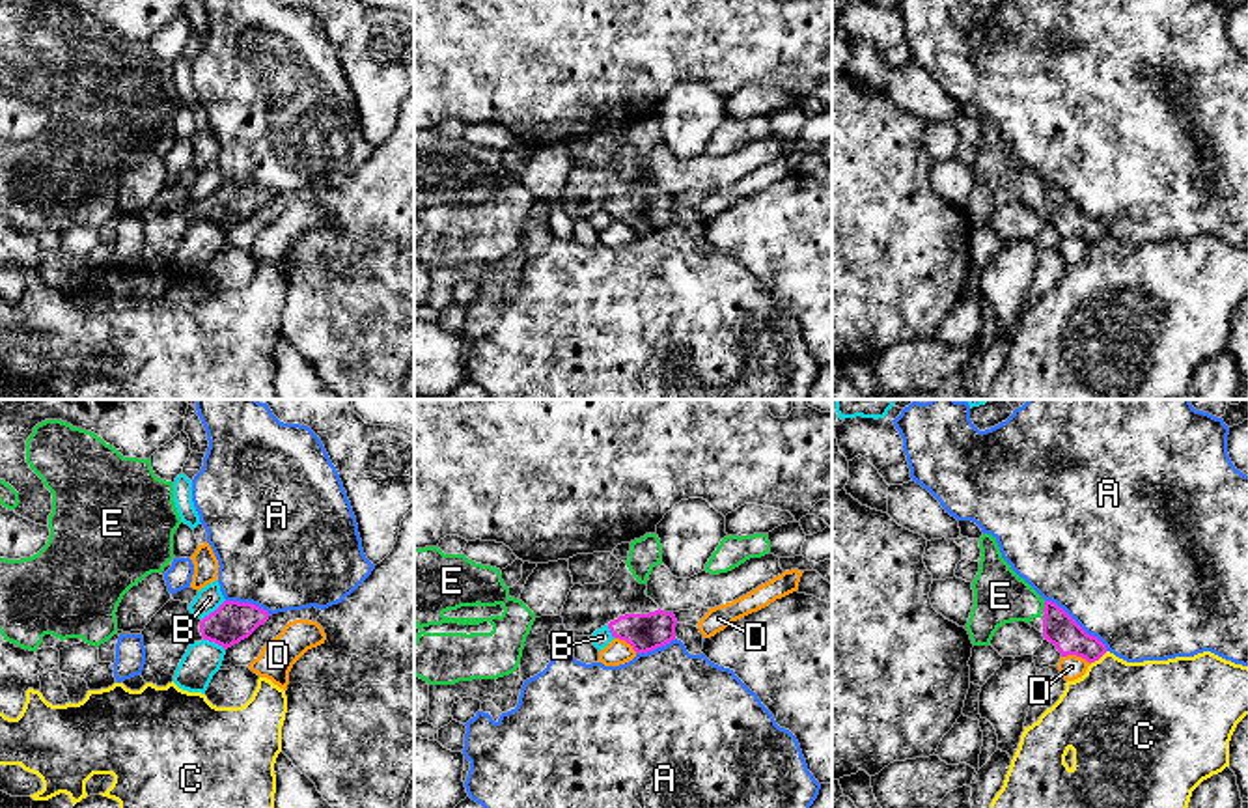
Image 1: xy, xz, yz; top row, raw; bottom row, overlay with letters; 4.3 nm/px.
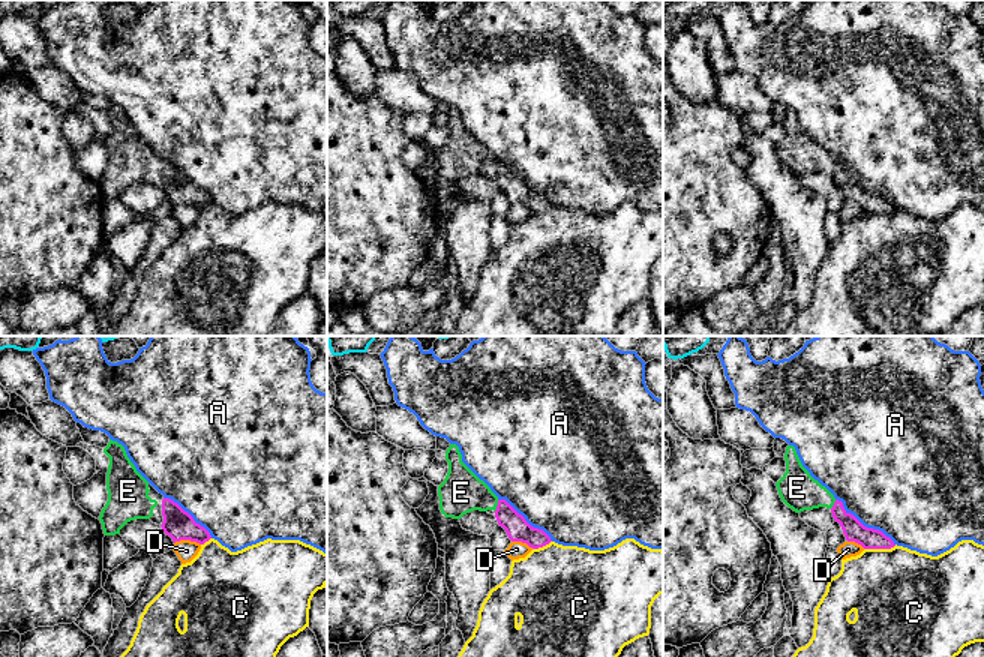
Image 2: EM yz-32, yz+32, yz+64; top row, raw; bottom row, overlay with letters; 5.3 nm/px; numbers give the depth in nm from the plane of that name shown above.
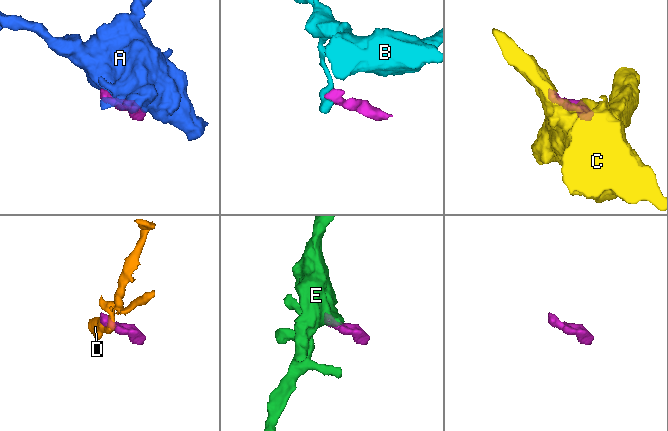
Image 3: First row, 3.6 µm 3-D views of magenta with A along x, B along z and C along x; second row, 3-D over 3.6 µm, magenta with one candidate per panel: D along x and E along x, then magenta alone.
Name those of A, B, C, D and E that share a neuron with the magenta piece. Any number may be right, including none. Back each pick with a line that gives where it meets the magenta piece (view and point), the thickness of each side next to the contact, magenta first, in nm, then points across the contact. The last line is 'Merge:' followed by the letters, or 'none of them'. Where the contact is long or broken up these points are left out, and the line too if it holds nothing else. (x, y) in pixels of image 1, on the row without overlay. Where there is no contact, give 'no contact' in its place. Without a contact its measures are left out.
E: meets magenta in yz at (1045, 189); 140 nm thick on the magenta side, 240 nm on the other; runs through yz (1058, 209), (1054, 198), (1045, 189), (1000, 178)
Merge: E

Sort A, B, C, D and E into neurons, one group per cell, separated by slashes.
A / B / C / D / E

